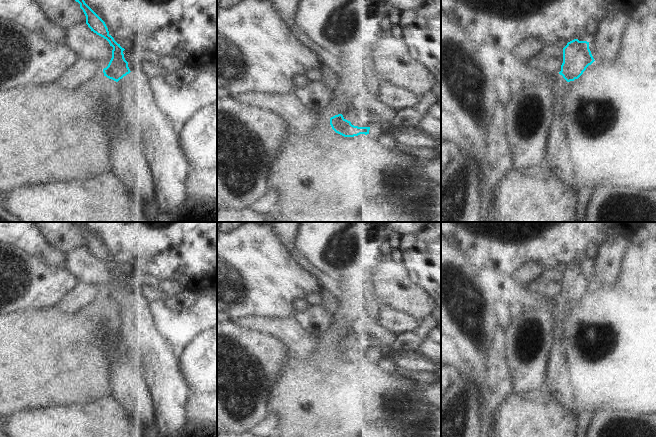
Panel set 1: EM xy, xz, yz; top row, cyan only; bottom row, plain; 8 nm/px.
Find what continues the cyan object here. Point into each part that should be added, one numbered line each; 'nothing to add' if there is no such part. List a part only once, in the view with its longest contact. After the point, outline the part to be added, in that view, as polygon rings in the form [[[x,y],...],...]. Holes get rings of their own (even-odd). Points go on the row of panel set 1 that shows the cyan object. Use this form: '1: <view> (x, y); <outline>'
1: xz (357, 118); [[[348,109],[342,115],[344,119],[350,121],[354,126],[370,127],[372,124],[371,115],[368,111],[354,111]]]

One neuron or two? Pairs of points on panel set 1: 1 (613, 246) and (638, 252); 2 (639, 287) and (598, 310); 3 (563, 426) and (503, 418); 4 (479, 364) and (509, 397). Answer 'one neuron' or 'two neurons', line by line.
1: two neurons
2: two neurons
3: one neuron
4: two neurons

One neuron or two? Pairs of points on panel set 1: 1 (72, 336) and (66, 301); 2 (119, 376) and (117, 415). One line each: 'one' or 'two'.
1: two
2: two

